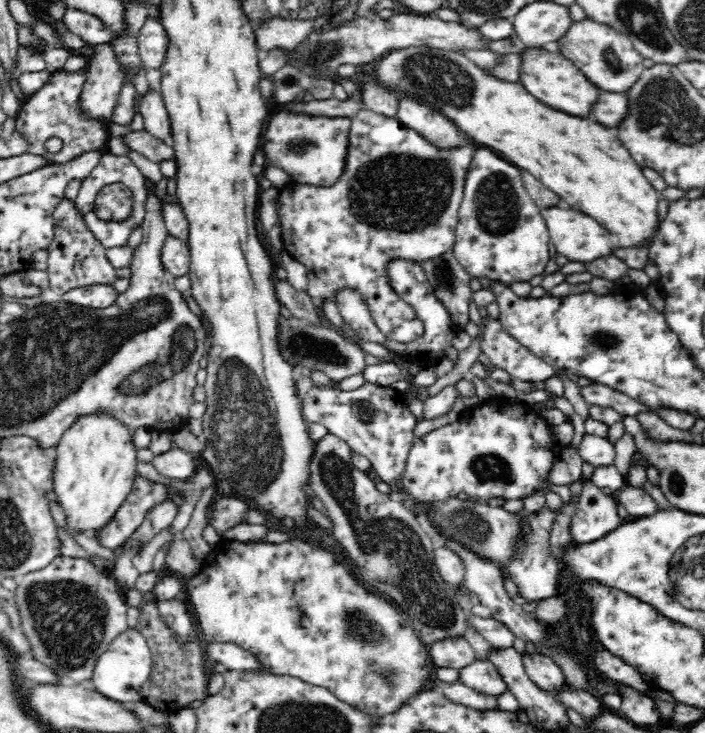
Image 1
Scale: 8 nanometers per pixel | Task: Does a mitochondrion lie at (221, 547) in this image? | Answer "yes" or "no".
no

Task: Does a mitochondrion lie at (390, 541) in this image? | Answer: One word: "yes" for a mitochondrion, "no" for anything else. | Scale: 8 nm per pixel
yes

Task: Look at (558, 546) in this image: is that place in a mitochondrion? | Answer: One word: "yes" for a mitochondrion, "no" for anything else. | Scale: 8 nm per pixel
no

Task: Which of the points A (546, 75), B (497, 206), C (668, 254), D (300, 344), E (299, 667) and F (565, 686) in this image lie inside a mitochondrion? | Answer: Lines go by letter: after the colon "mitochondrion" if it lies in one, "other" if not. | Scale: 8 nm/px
A: other
B: mitochondrion
C: other
D: mitochondrion
E: other
F: other

